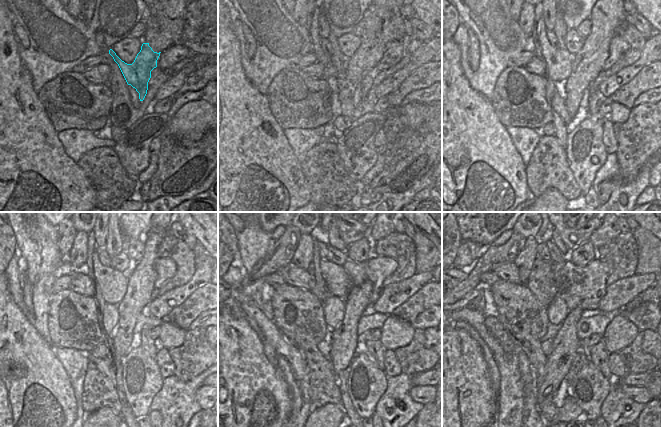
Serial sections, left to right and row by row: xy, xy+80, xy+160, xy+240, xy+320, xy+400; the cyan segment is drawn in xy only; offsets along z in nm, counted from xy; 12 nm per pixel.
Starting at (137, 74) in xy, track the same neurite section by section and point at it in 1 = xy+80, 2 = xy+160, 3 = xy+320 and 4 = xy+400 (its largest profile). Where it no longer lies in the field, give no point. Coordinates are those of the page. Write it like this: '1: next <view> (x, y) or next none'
1: next xy+80 (368, 99)
2: next xy+160 (595, 100)
3: next xy+320 (375, 351)
4: next xy+400 (598, 355)

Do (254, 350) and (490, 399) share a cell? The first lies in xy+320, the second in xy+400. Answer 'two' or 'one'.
one

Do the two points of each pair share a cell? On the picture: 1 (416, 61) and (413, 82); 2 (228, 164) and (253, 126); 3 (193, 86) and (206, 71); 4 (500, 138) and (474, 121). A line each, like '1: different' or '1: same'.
1: different
2: same
3: same
4: same

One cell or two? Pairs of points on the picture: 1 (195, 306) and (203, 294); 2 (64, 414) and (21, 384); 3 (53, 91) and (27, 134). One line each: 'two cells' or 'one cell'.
1: one cell
2: one cell
3: two cells

